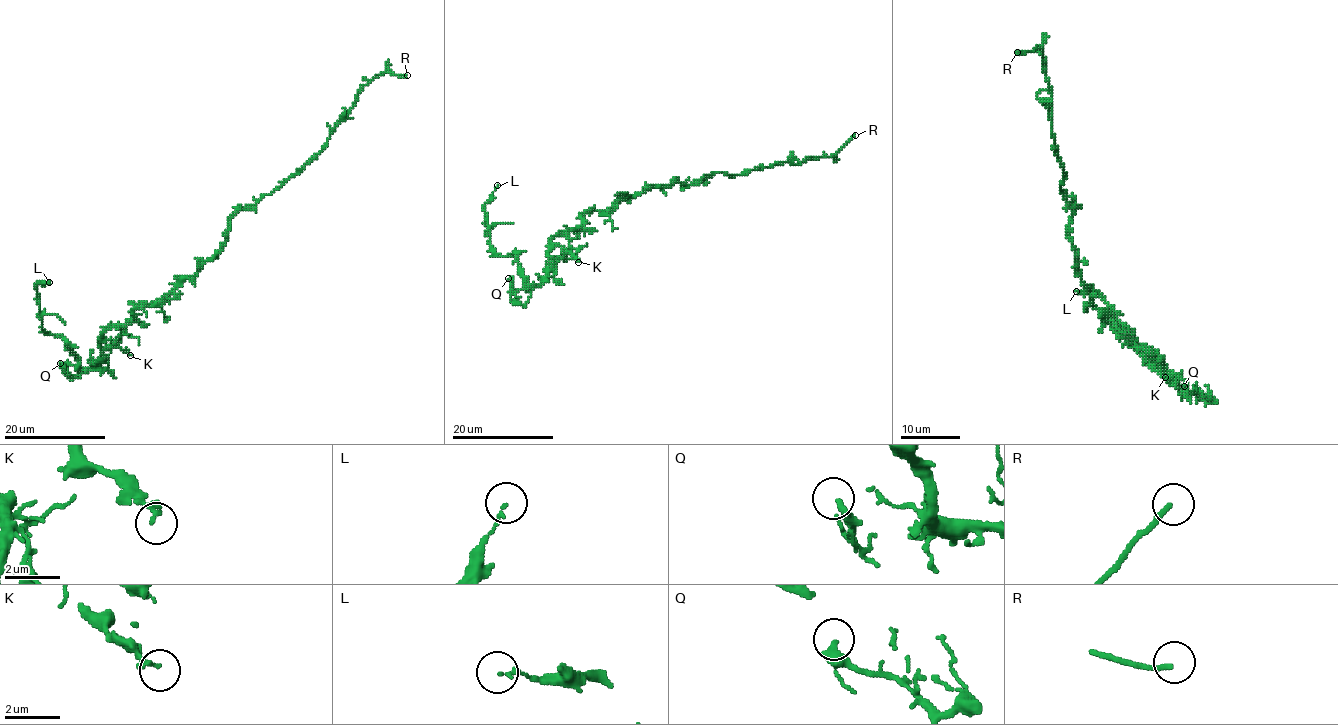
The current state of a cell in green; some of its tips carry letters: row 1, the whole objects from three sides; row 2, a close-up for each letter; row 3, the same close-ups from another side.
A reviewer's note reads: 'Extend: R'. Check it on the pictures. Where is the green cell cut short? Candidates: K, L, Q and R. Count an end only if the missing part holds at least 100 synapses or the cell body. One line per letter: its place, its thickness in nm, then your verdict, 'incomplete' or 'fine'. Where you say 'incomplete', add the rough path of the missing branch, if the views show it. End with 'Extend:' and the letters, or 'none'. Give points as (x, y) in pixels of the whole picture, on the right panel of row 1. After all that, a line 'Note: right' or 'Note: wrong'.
K: place (1165, 377); calibre 180 nm; fine
L: place (1076, 291); calibre 130 nm; fine
Q: place (1184, 386); calibre 280 nm; fine
R: place (1017, 52); calibre 180 nm; incomplete; course (1017, 52), (977, 53), (953, 59), (938, 79), (910, 85), (900, 95), (904, 99)
Extend: R
Note: right

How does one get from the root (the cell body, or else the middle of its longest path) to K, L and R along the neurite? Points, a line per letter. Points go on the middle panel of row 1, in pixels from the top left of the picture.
K: (627, 198), (620, 198), (604, 211), (587, 211), (578, 228), (552, 238), (553, 243), (561, 245), (578, 262)
L: (627, 198), (557, 234), (549, 276), (530, 286), (517, 258), (491, 245), (484, 206), (497, 185)
R: (627, 198), (676, 179), (692, 184), (713, 173), (738, 175), (828, 157), (855, 135)

